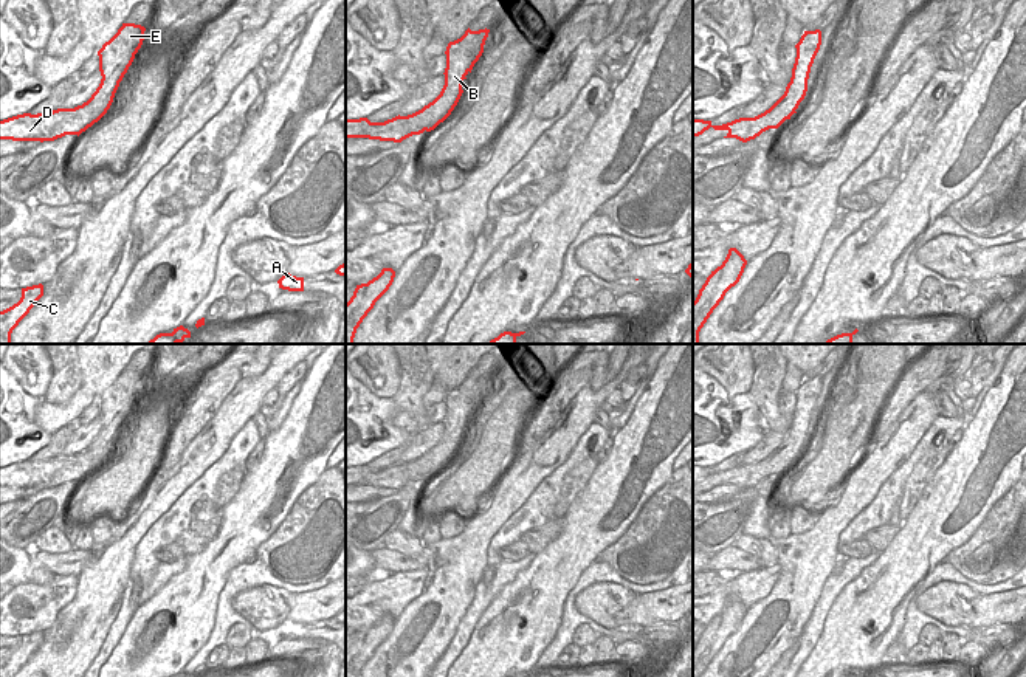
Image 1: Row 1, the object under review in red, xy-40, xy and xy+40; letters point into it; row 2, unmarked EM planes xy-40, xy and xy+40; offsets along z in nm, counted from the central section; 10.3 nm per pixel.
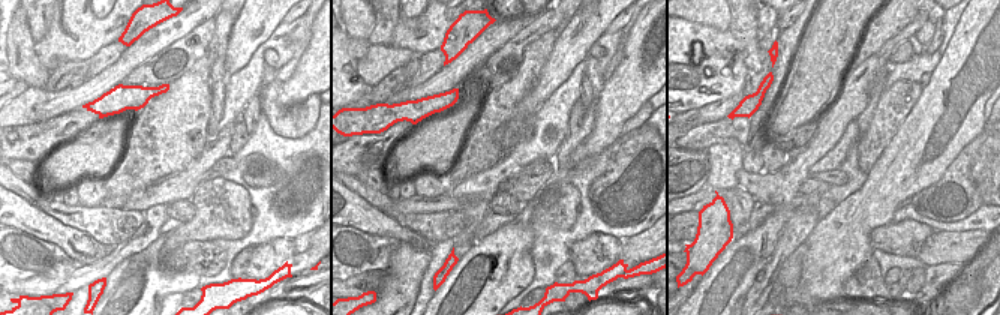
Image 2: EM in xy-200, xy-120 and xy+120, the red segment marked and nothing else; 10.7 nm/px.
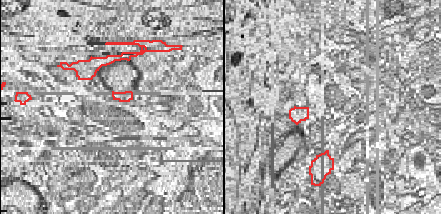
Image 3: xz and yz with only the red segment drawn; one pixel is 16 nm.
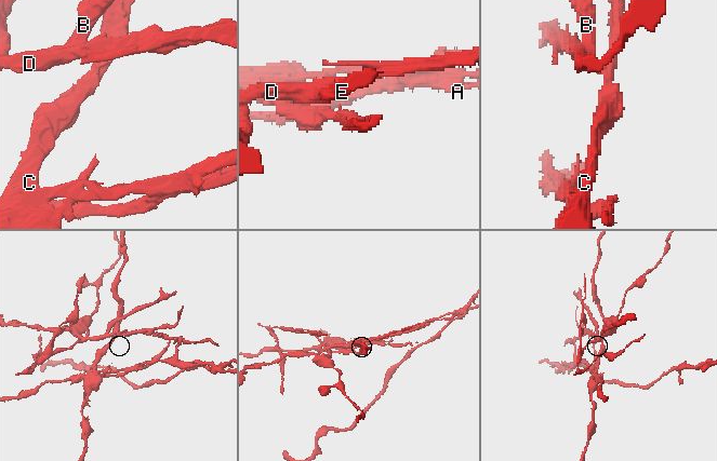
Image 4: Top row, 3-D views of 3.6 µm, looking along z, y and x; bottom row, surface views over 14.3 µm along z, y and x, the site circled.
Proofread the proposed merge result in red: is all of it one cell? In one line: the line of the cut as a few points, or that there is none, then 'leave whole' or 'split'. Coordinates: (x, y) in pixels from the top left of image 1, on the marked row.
cut in xy-40 along (75, 107), (79, 116), (95, 121); split

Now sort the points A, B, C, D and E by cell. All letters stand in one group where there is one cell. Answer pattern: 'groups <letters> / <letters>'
groups A C D / B E

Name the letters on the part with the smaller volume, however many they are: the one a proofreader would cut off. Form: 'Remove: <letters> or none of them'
Remove: B, E

